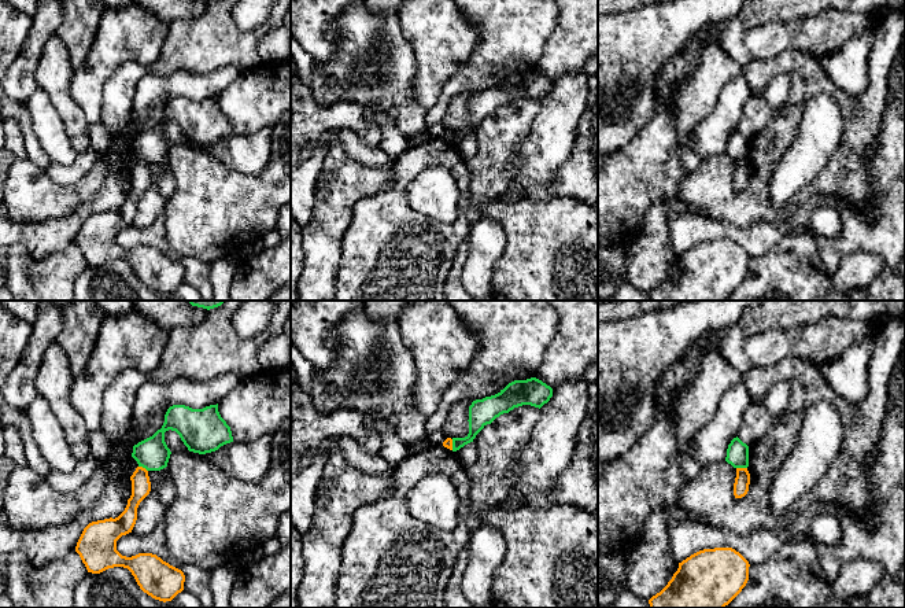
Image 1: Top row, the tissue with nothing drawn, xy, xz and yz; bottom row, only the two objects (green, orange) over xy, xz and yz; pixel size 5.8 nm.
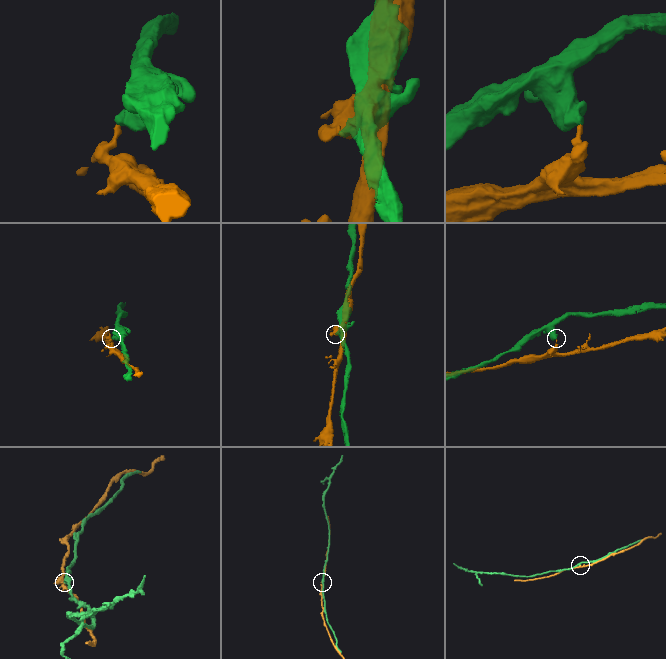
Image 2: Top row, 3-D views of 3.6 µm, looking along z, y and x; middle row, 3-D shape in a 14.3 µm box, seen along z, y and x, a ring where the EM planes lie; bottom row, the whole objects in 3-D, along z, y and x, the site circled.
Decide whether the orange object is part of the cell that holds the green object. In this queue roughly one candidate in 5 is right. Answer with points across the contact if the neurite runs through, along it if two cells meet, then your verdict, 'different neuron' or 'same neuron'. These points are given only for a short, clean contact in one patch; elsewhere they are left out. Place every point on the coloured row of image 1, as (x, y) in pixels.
border yz (737, 467), (746, 468); different neuron

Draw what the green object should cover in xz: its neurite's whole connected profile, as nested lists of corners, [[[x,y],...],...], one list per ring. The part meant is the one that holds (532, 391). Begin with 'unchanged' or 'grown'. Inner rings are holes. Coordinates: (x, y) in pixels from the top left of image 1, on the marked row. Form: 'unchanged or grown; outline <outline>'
unchanged; outline [[[536,377],[514,380],[498,394],[476,399],[469,406],[469,434],[465,438],[452,438],[452,452],[473,442],[476,435],[496,417],[514,408],[531,405],[542,408],[553,397],[553,388]]]

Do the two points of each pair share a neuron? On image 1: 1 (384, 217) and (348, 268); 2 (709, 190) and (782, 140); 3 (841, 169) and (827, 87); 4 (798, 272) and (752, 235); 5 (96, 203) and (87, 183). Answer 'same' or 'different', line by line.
1: same
2: same
3: same
4: different
5: different

